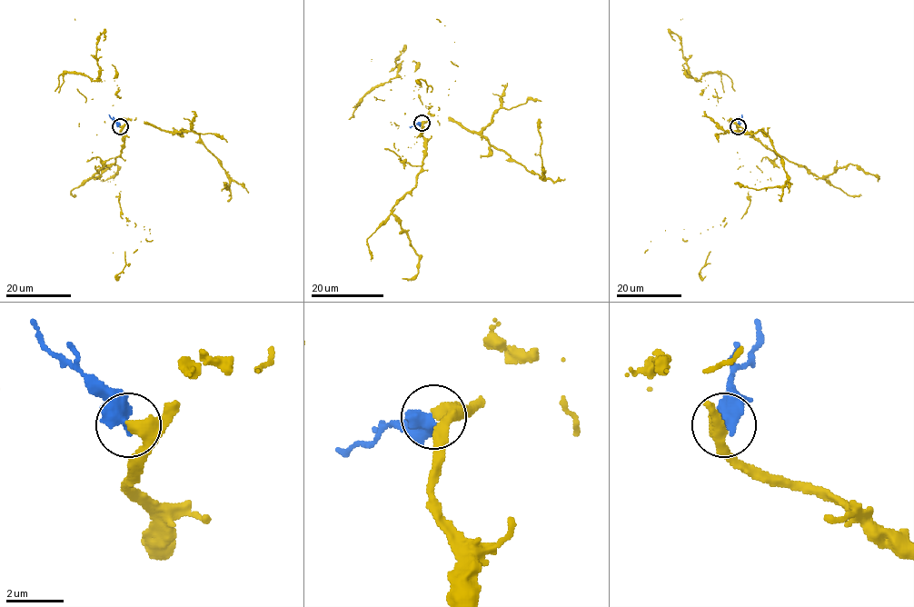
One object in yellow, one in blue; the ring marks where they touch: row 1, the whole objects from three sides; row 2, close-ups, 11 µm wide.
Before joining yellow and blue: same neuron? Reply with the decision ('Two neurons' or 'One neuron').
One neuron

